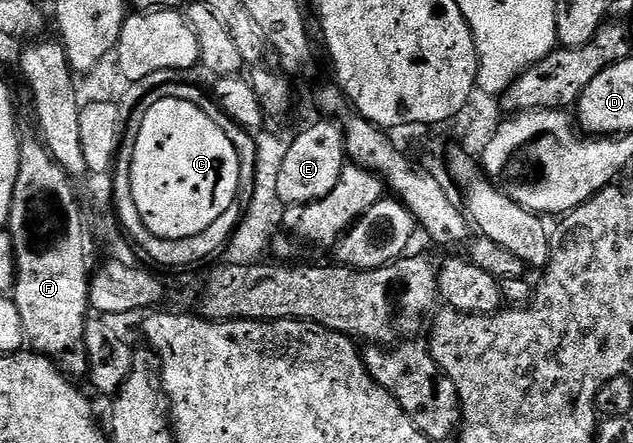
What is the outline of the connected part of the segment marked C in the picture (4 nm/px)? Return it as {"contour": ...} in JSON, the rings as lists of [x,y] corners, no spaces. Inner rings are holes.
{"contour":[[[164,97],[145,111],[140,130],[134,133],[130,187],[134,207],[138,207],[138,215],[142,215],[142,223],[146,223],[151,233],[167,241],[190,239],[206,231],[214,219],[237,204],[241,196],[238,187],[238,151],[234,151],[234,143],[226,139],[226,134],[215,125],[214,119],[203,113],[191,99],[184,98],[183,101],[180,97]]]}

